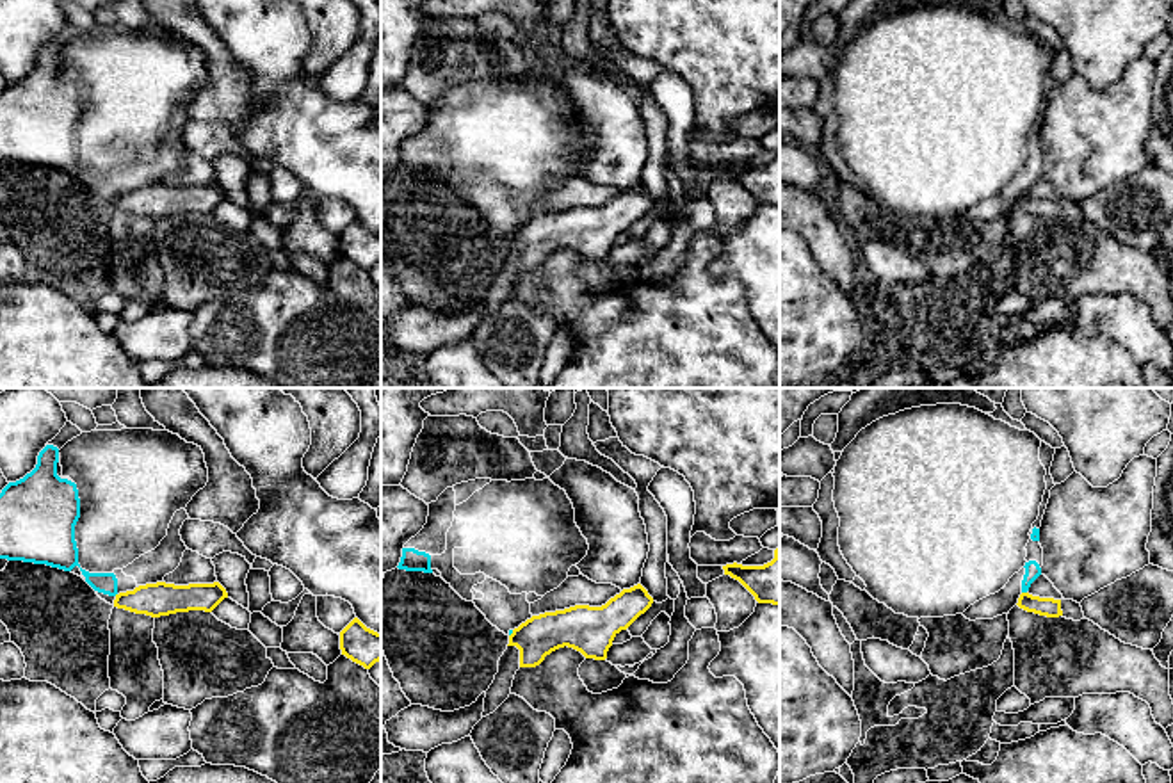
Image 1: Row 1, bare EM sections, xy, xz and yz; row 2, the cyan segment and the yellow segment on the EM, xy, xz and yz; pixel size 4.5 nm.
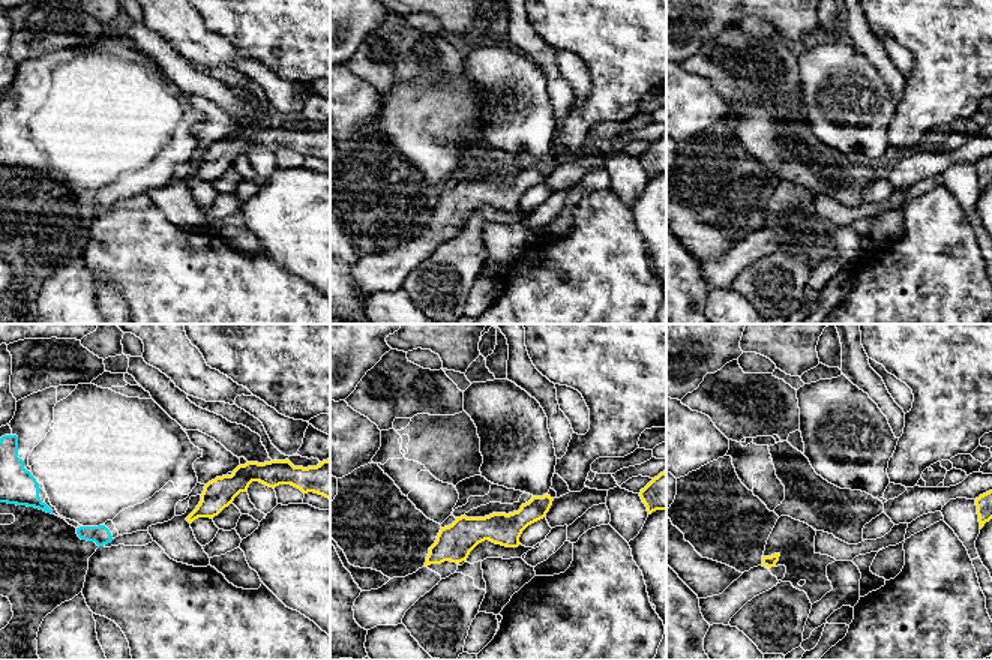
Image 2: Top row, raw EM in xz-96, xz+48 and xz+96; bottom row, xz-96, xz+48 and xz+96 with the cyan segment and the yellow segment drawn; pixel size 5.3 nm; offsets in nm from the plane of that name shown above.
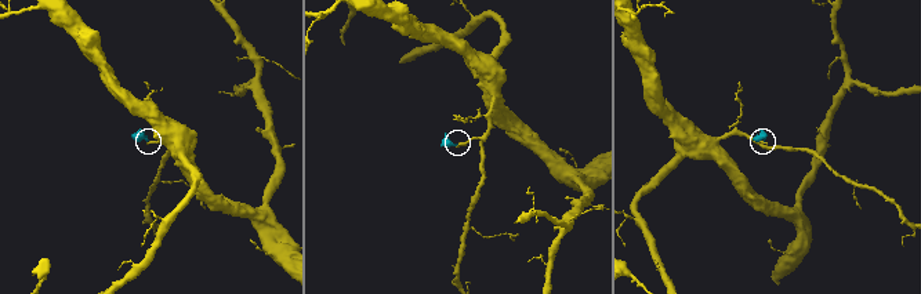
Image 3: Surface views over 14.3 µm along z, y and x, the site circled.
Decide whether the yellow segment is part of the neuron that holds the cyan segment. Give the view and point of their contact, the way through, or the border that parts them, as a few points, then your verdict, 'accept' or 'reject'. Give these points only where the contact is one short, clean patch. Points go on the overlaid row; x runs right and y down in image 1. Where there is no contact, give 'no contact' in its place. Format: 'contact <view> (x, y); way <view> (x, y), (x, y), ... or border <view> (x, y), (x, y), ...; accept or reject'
contact yz (1024, 591); border yz (1022, 591), (1026, 593); reject

